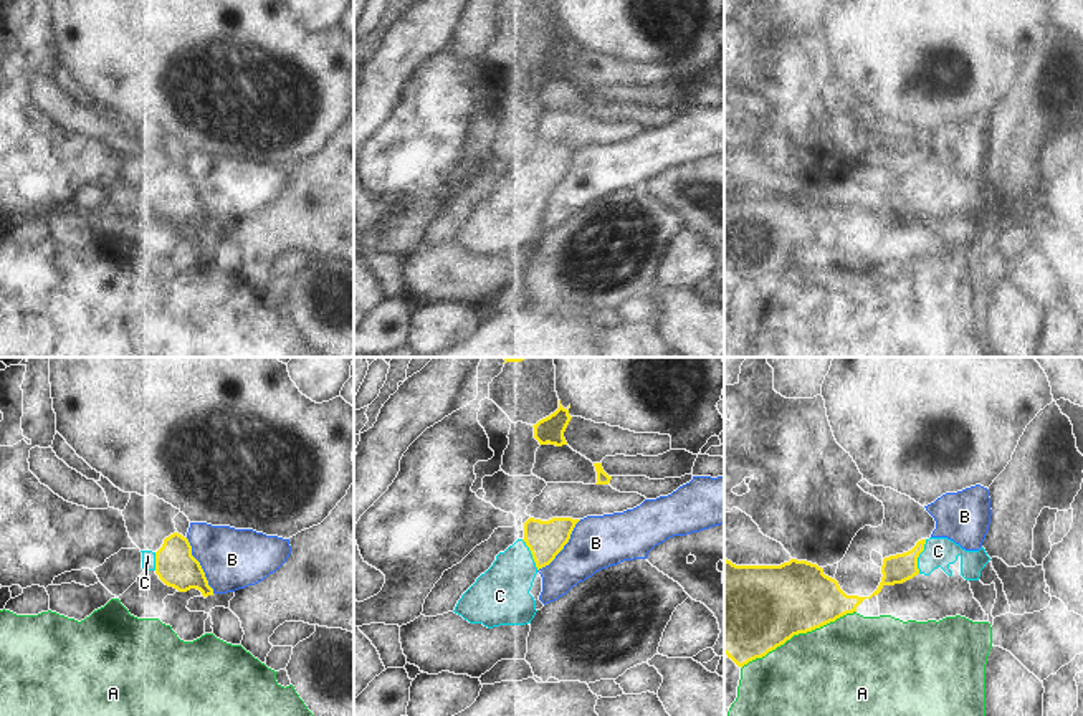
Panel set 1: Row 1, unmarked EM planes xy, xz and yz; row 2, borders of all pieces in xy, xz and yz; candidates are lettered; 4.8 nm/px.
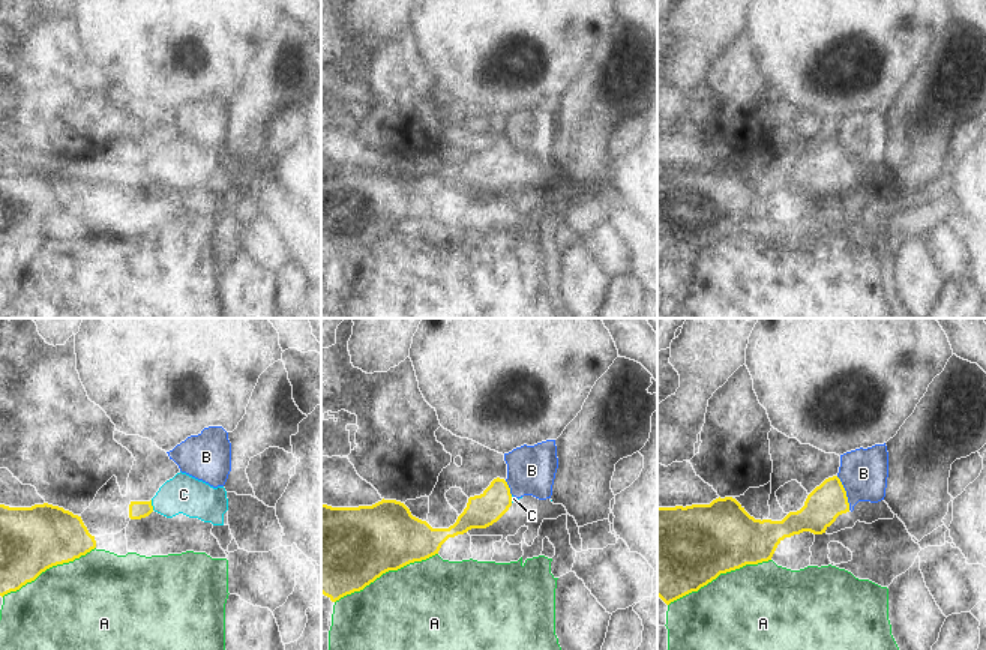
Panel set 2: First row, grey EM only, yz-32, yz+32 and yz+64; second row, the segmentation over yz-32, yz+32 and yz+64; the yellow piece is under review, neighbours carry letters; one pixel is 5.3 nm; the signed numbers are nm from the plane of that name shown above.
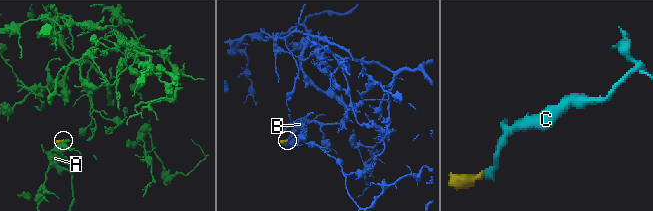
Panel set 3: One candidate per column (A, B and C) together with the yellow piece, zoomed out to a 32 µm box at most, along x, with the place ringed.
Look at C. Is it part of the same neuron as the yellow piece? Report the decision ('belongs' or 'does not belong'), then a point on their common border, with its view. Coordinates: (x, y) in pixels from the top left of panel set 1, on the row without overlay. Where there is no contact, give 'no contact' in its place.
belongs; contact yz (918, 186)

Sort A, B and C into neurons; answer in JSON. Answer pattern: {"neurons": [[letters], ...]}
{"neurons": [["A"], ["B"], ["C"]]}

